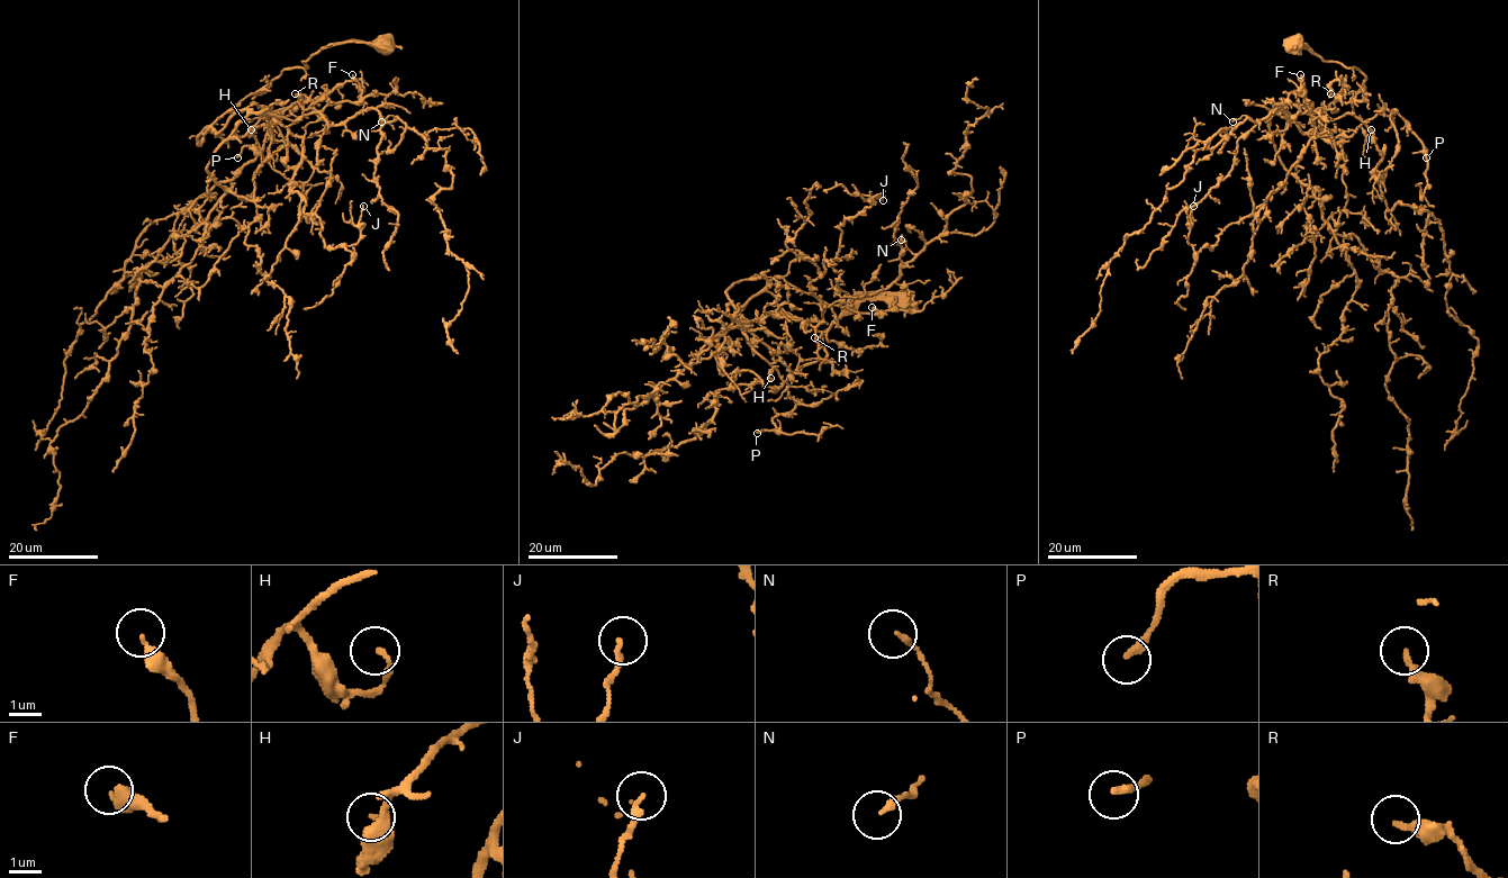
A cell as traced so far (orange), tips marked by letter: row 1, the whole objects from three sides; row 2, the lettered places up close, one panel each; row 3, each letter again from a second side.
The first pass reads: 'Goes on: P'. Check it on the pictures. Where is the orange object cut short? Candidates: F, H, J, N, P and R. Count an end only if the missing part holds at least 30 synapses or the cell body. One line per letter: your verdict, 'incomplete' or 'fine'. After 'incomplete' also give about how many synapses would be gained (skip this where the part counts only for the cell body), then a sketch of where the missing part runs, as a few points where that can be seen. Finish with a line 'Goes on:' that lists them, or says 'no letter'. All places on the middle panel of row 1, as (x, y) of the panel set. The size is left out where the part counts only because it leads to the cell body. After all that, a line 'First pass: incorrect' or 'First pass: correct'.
F: fine
H: fine
J: fine
N: fine
P: incomplete | 30 syn | (757, 433), (742, 433), (737, 423), (747, 409), (767, 414)
R: fine
Goes on: P
First pass: correct

